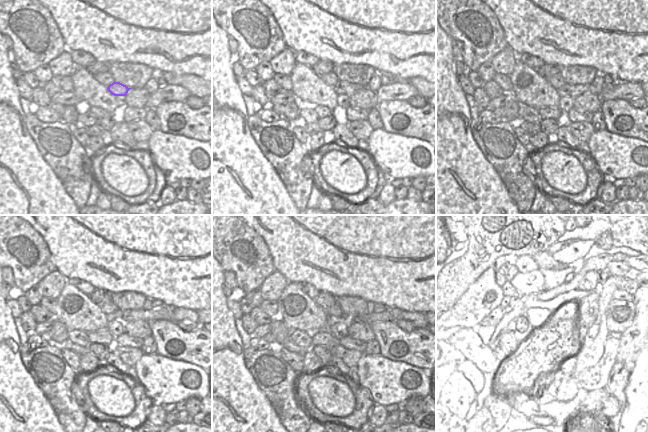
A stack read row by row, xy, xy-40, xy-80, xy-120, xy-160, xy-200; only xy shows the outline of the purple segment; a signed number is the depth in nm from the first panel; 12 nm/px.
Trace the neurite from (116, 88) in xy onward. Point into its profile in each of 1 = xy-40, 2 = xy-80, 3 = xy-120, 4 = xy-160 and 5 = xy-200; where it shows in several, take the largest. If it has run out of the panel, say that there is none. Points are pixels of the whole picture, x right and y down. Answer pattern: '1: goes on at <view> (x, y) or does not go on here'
1: goes on at xy-40 (341, 87)
2: goes on at xy-80 (566, 90)
3: goes on at xy-120 (165, 312)
4: goes on at xy-160 (388, 314)
5: goes on at xy-200 (613, 315)

